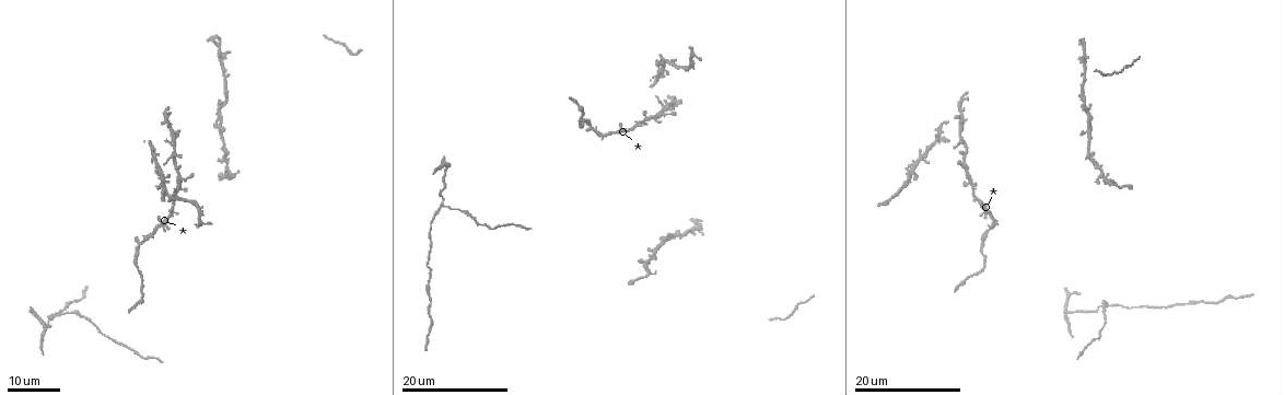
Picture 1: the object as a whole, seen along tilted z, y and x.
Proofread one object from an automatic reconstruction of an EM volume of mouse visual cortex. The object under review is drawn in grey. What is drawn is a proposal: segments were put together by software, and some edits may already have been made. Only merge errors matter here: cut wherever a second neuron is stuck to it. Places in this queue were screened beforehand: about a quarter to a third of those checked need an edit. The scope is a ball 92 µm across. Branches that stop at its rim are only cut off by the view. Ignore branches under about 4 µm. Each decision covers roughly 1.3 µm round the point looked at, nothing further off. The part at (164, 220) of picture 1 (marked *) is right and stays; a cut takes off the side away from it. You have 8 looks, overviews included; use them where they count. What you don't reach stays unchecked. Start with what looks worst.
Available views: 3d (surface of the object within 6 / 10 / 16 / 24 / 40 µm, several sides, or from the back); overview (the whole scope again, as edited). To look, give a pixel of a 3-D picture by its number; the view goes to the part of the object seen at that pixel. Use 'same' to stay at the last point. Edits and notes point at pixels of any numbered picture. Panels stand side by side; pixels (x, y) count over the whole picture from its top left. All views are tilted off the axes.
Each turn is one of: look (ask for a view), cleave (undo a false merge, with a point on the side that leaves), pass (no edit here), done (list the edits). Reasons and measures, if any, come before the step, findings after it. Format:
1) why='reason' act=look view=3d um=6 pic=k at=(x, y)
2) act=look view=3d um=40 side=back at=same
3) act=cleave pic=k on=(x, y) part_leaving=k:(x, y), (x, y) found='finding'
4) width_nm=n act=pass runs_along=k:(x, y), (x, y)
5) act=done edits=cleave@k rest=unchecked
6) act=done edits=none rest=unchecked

why='four or more arms meet' act=look view=3d um=16 pic=1 at=(1090, 133)

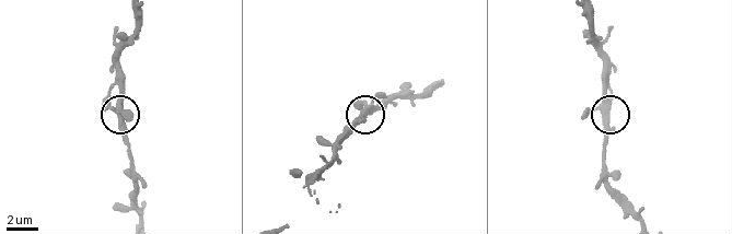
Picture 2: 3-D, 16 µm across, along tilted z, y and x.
act=look view=3d um=6 pic=2 at=(608, 108)

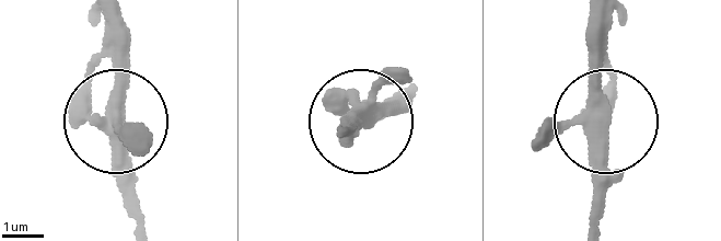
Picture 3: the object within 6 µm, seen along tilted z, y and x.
act=pass found='continuous, no second neuron'

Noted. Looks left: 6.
why='four arms meet' act=look view=3d um=16 pic=1 at=(172, 157)

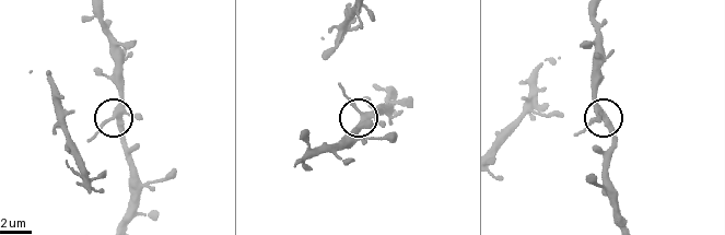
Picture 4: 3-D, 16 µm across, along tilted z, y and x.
act=look view=3d um=10 pic=4 at=(361, 114)

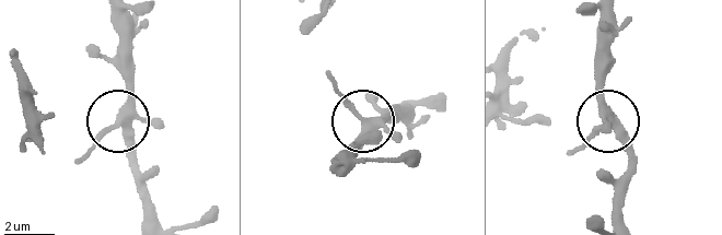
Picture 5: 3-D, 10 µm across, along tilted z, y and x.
act=pass runs_along=5:(147, 221), (147, 189), (124, 128), (107, 132), (83, 161) found='all the same neuron'

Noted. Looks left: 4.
why='thick turns thin' act=look view=3d um=16 pic=1 at=(647, 272)

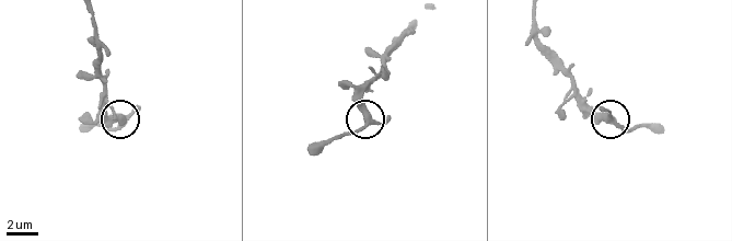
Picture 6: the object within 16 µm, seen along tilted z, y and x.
act=look view=3d um=10 pic=6 at=(614, 121)

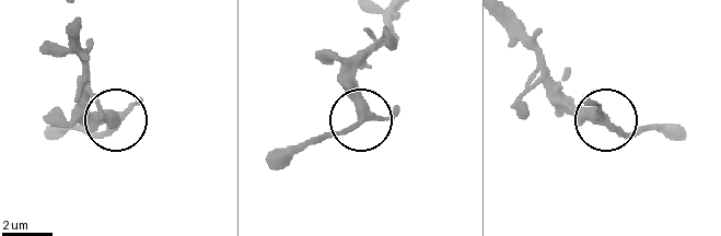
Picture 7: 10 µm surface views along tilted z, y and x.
width_nm=310 act=pass found='all the same neuron'

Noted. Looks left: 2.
act=look view=3d um=16 pic=1 at=(580, 124)

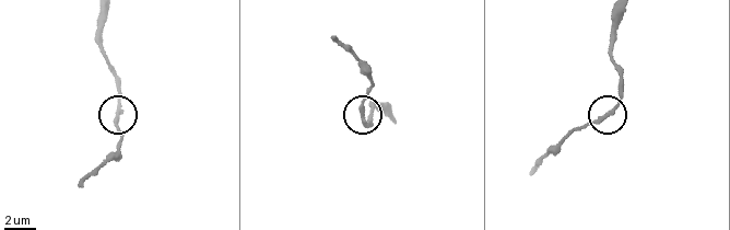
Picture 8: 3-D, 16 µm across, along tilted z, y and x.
act=look view=3d um=10 pic=8 at=(117, 109)

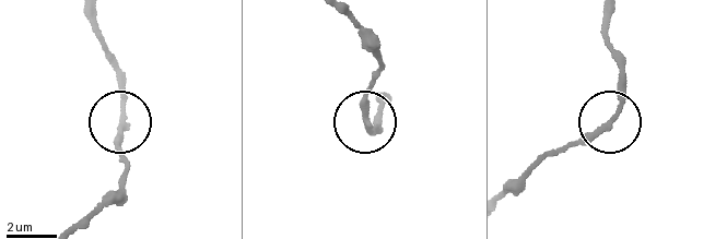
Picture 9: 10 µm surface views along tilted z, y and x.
width_nm=190 act=pass found='one neuron here'

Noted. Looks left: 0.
act=done edits=none rest=unchecked

